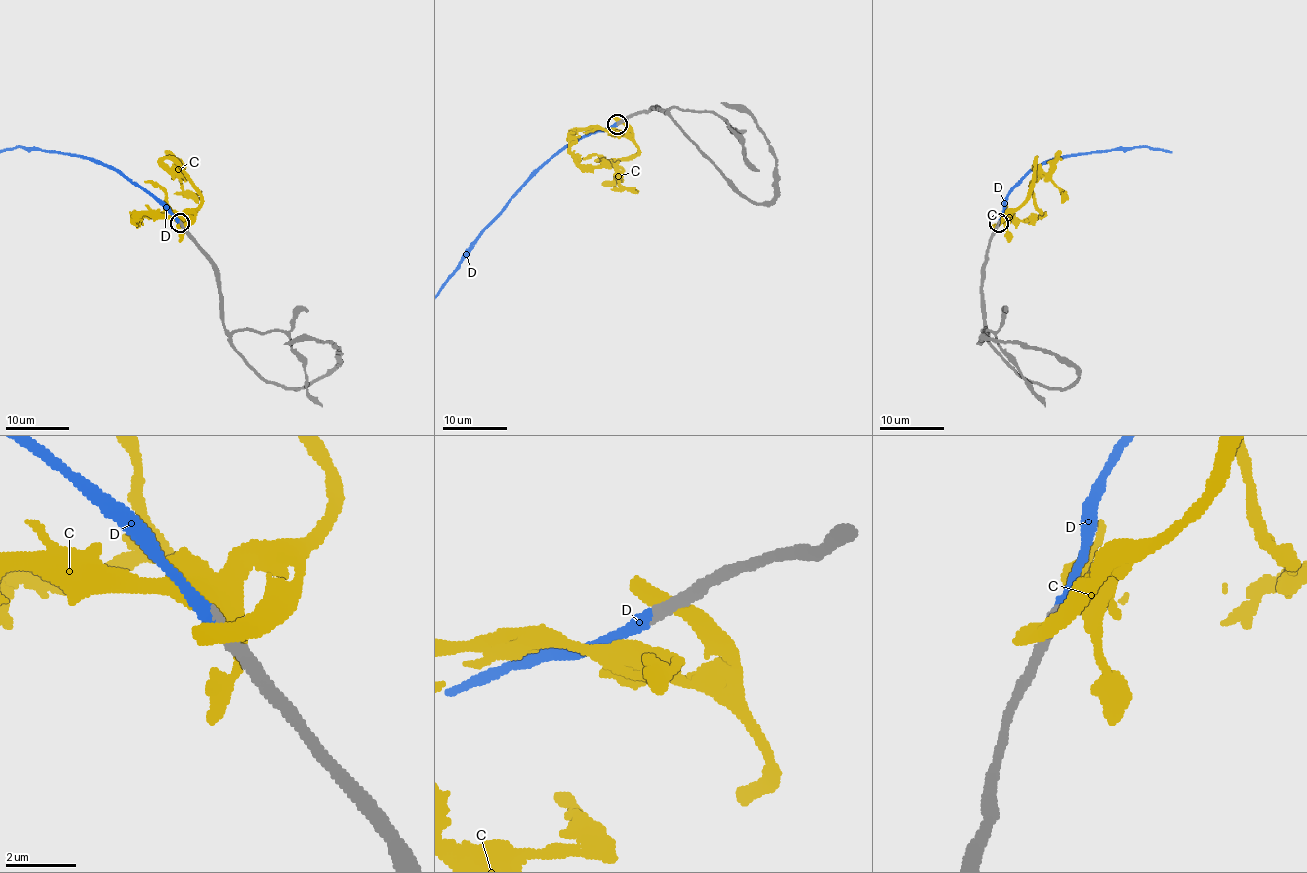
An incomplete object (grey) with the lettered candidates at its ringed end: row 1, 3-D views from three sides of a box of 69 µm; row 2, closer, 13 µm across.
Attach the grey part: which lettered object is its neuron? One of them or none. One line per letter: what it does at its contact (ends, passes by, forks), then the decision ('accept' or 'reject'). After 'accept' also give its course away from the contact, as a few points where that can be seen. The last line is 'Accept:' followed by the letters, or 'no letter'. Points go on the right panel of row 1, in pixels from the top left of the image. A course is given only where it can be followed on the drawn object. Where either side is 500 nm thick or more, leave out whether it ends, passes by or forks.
C: reject
D: it ends | accept
Accept: D

